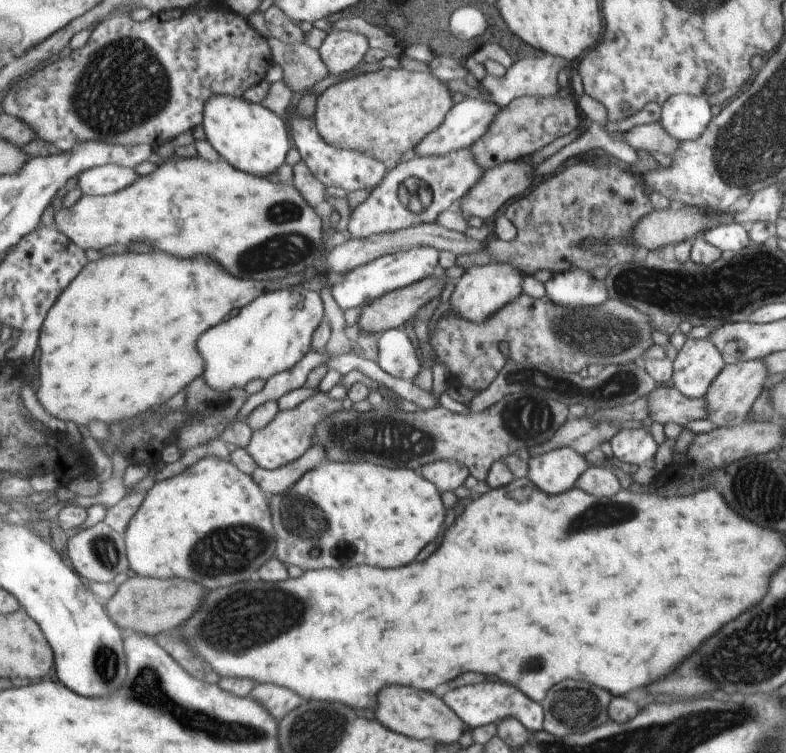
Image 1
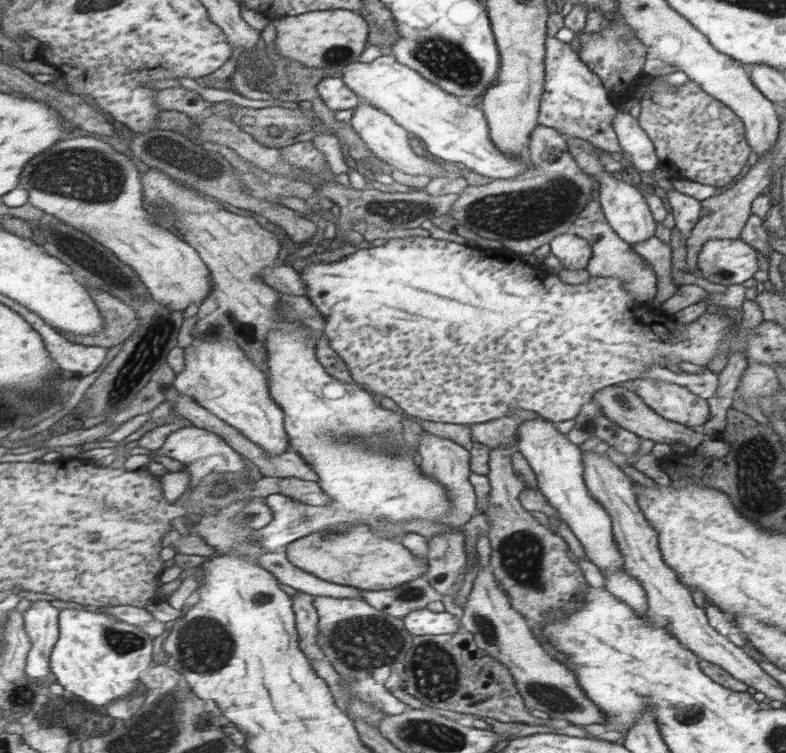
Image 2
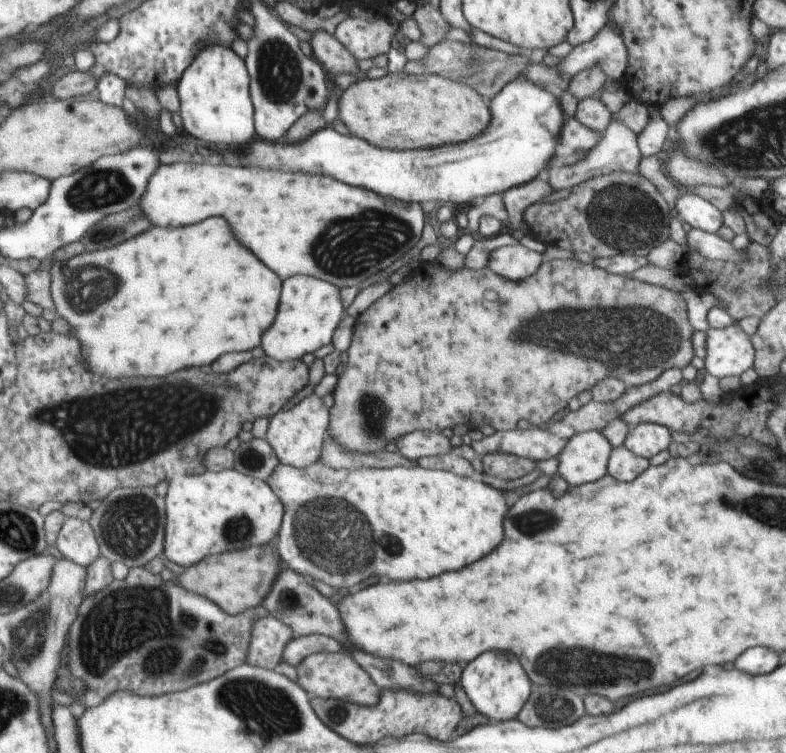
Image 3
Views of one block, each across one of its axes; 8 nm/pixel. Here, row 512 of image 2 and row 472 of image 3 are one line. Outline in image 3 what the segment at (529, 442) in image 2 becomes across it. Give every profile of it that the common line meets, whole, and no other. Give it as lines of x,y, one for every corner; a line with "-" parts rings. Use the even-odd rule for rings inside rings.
585,431
578,433
566,446
566,450
558,456
560,461
558,475
570,485
586,485
594,481
600,481
608,474
608,464
614,448
602,431

